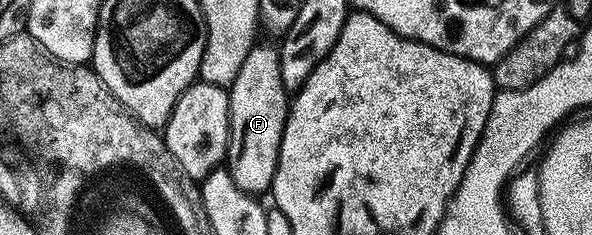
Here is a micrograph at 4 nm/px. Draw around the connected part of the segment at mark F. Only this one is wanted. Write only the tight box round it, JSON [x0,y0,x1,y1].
[226,42,290,193]

